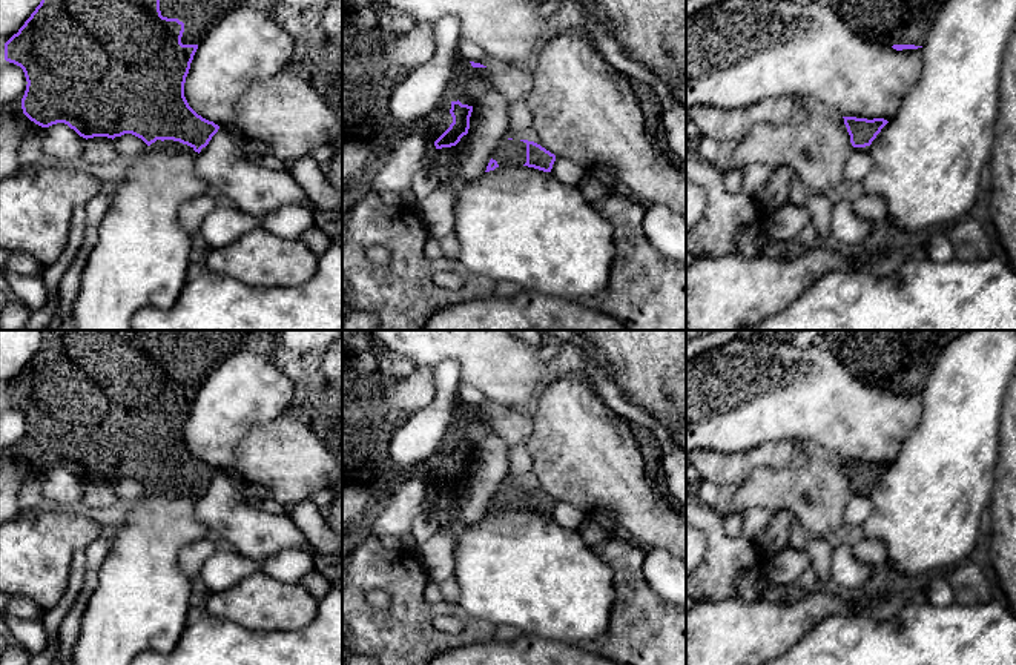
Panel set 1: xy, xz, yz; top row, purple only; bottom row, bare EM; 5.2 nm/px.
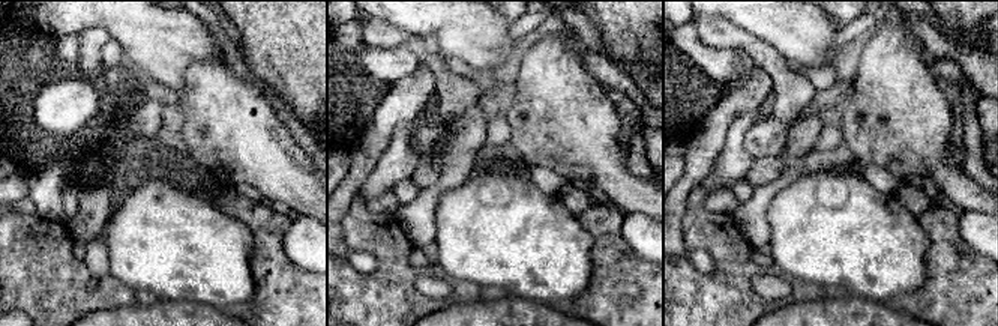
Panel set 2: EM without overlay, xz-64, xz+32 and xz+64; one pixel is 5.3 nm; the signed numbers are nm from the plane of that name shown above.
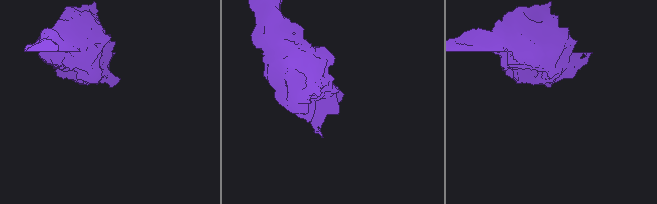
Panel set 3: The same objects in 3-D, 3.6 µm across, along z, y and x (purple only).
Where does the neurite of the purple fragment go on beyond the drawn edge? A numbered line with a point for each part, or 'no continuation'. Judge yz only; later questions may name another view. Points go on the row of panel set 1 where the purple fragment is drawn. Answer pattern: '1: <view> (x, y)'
1: yz (892, 22)

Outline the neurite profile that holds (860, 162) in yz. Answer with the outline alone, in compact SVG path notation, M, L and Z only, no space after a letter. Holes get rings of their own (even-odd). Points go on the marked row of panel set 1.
M853 147L844 167L846 184L856 189L873 167L870 147Z

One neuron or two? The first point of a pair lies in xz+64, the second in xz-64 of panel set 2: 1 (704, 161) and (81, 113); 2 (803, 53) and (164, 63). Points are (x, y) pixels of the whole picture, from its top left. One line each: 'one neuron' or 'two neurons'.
1: one neuron
2: one neuron

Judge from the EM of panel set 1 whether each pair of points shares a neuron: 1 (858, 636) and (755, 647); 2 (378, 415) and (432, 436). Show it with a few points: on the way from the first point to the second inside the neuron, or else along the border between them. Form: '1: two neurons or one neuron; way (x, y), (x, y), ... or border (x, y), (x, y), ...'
1: two neurons; border (823, 618), (791, 648)
2: two neurons; border (407, 416), (393, 432), (387, 456)

